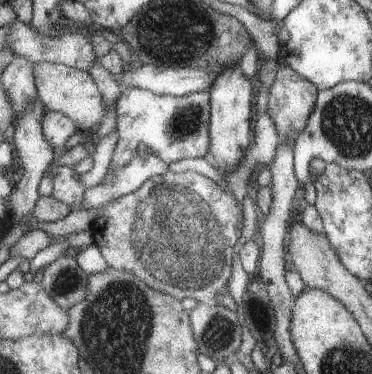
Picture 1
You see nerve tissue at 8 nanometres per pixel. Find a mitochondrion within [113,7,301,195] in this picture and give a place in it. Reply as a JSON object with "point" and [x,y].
{"point":[187,122]}

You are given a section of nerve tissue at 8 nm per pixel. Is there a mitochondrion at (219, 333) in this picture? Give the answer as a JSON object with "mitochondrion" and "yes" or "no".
{"mitochondrion":"yes"}

